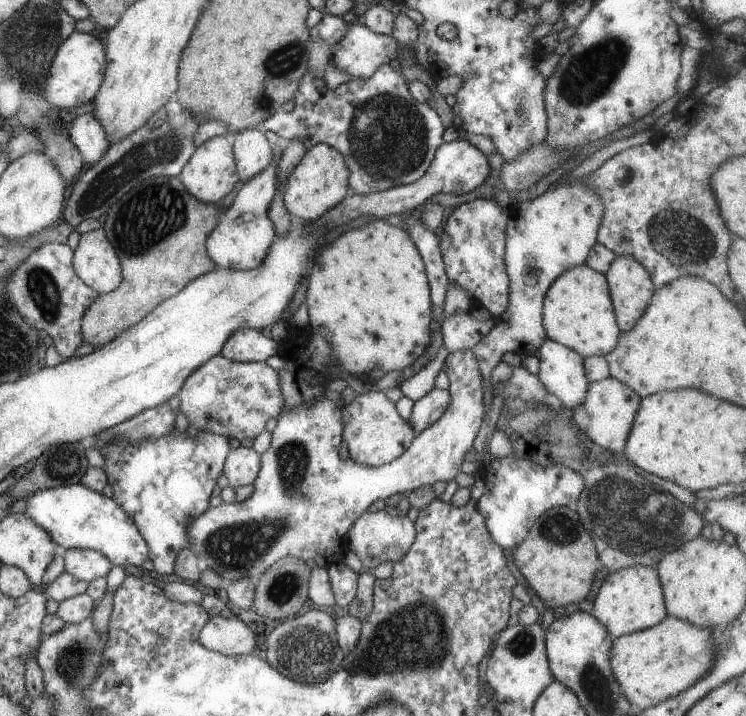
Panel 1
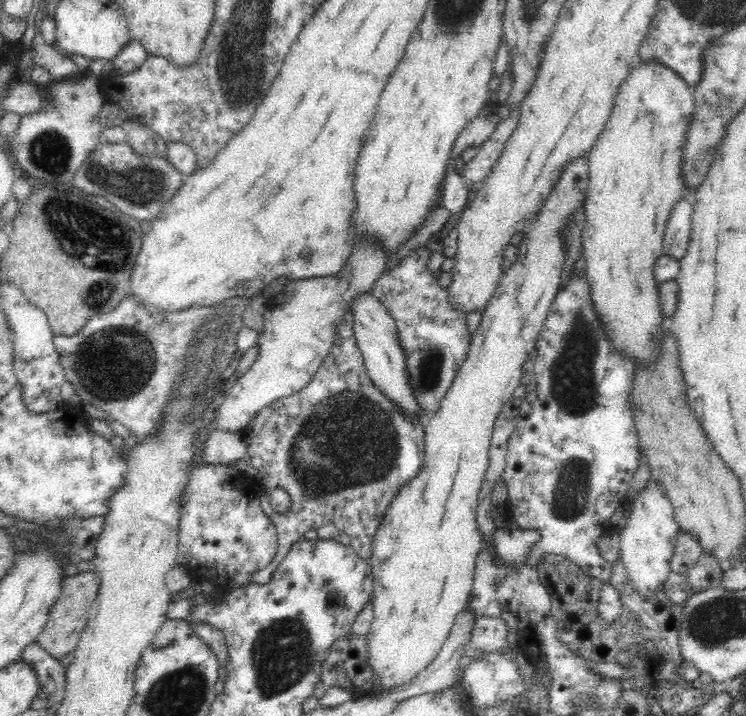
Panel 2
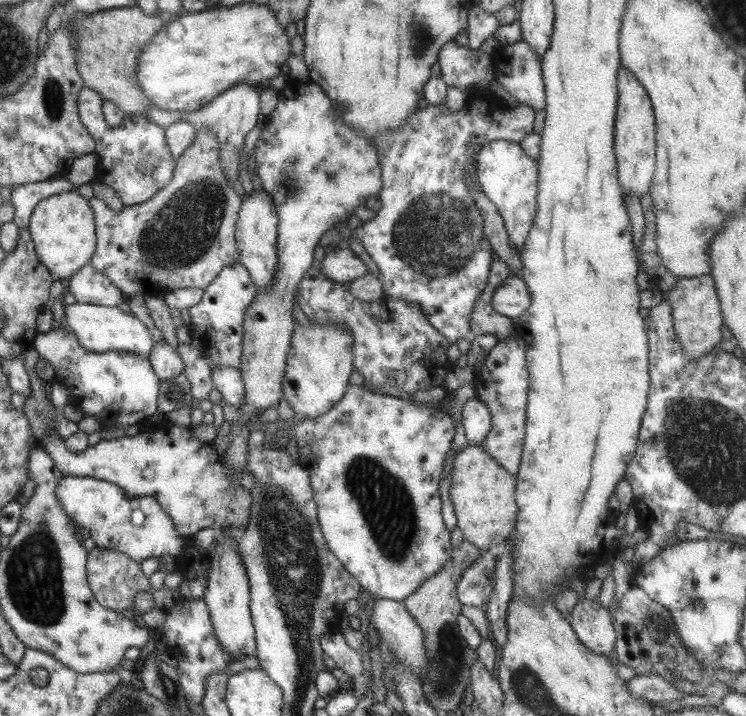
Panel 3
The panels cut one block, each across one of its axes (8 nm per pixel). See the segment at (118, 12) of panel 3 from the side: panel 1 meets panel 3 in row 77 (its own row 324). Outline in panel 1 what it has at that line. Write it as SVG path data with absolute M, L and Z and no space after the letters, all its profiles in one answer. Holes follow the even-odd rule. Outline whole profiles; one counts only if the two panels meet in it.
M179 176L141 180L112 204L103 217L102 227L122 264L122 282L113 291L101 293L84 313L84 344L108 344L192 280L214 270L217 265L208 256L206 239L224 212L221 202L206 204L195 199ZM140 202L146 202L146 206Z

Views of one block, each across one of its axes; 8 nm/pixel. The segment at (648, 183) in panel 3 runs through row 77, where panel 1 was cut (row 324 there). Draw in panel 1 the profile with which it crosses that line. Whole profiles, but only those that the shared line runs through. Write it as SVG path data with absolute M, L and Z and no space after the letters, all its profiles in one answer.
M617 255L605 274L621 332L630 332L650 304L656 285L632 256Z

